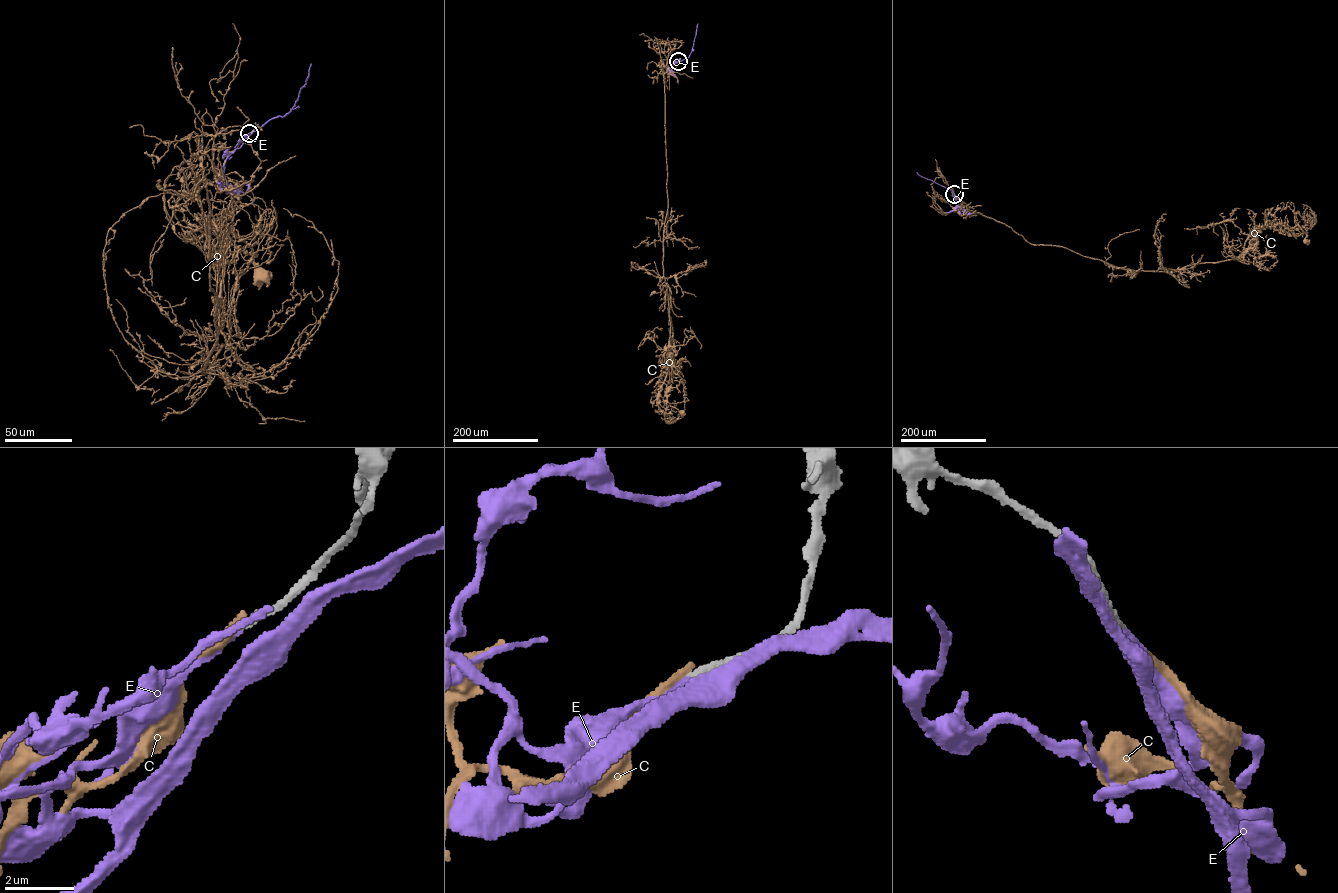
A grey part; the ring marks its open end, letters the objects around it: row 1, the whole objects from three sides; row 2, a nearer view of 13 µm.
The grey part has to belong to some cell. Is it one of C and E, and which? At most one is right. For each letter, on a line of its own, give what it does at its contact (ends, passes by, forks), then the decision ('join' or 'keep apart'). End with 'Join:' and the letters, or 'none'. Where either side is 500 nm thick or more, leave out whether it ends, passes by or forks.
C: it ends there; keep apart
E: it passes by; join
Join: E

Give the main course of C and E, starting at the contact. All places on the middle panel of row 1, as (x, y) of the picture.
C: (678, 61), (667, 64), (663, 75), (667, 210), (662, 267), (671, 365), (663, 402), (682, 412)
E: (678, 61), (690, 53), (697, 23)

